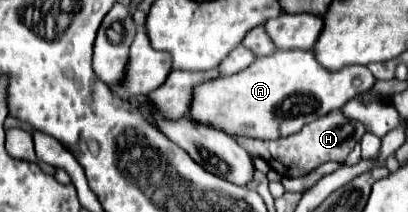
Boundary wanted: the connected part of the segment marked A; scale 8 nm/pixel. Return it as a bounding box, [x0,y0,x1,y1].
[188,49,376,139]

